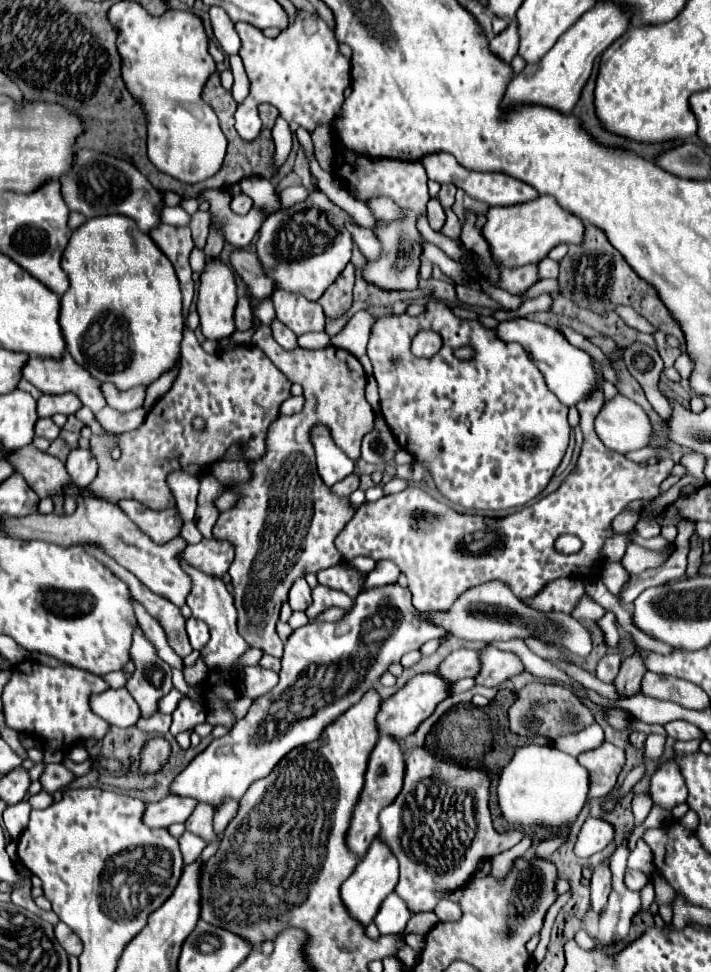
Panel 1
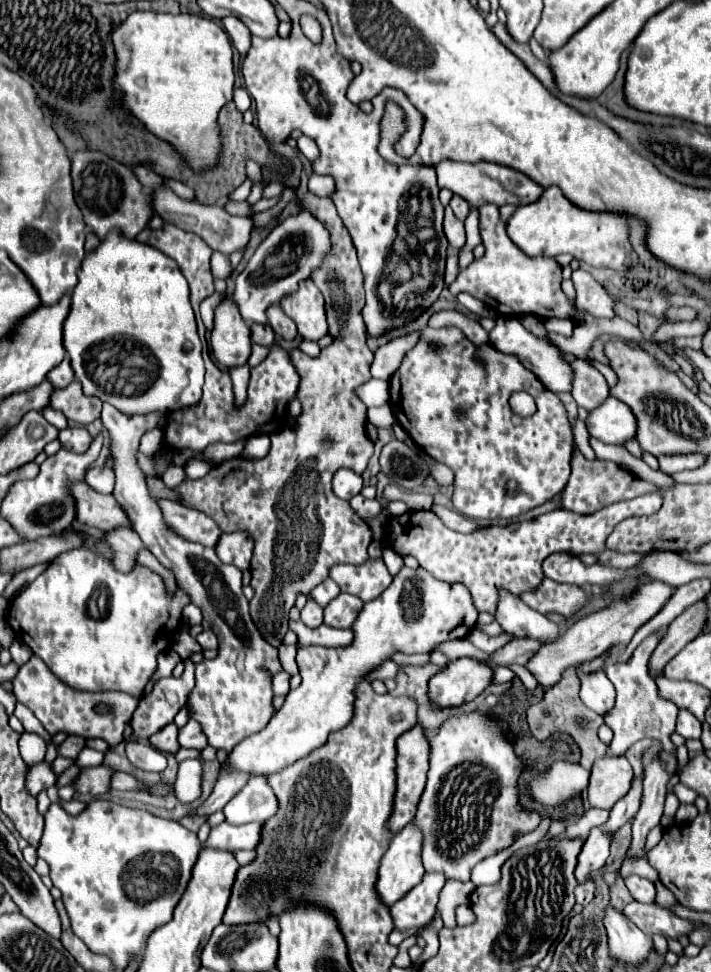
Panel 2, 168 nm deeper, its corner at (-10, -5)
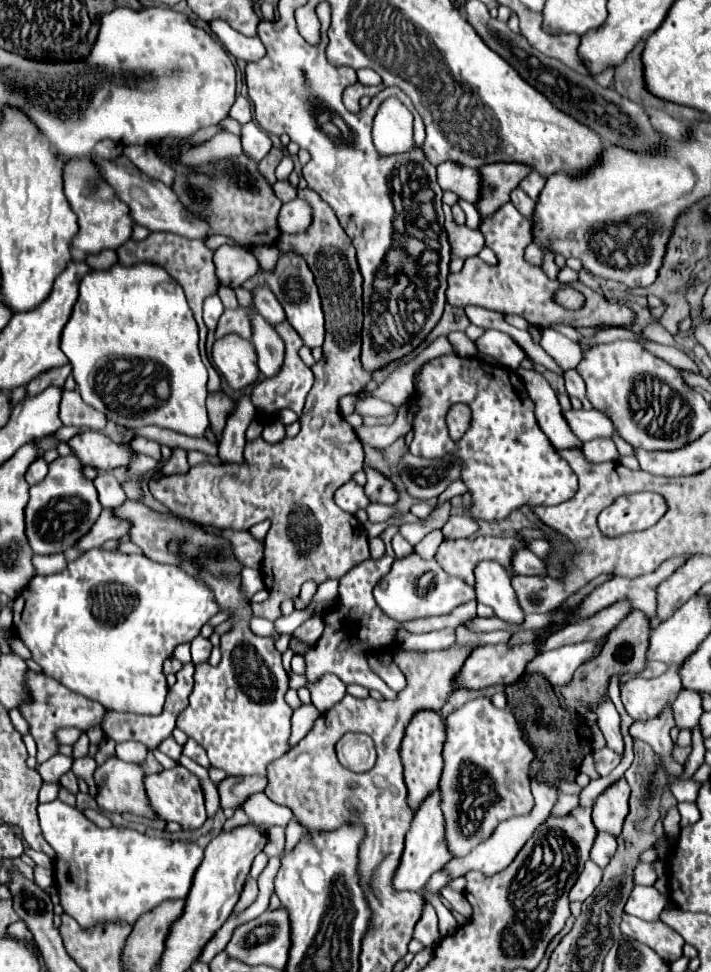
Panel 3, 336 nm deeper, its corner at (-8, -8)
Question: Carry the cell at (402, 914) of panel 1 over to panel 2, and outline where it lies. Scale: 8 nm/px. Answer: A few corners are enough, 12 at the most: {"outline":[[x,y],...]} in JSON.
{"outline":[[442,873],[390,907],[394,929],[422,929],[434,917]]}

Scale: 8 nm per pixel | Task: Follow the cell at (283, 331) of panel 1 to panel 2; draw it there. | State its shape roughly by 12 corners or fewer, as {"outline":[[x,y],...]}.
{"outline":[[280,305],[268,309],[268,323],[286,341],[298,337],[298,329]]}

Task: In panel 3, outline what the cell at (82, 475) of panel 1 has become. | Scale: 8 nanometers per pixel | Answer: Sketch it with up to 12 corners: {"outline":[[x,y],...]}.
{"outline":[[110,472],[94,480],[102,508],[126,502],[120,482]]}

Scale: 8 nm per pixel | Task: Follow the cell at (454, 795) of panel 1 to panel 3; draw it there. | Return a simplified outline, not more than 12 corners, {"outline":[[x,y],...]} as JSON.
{"outline":[[488,696],[446,718],[440,780],[462,858],[534,806],[534,750]]}

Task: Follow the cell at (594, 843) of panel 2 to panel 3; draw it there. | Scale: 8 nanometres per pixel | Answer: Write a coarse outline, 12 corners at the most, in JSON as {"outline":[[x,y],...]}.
{"outline":[[594,862],[570,888],[570,902],[584,902],[600,884],[602,870]]}

